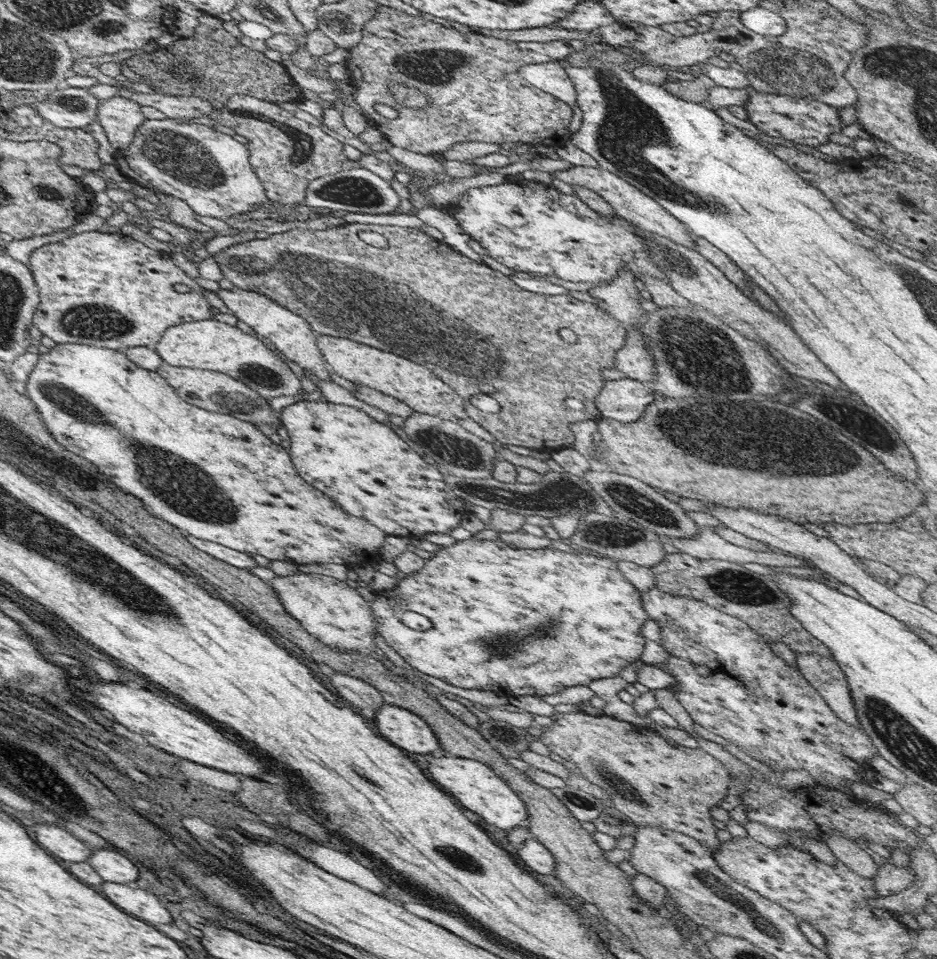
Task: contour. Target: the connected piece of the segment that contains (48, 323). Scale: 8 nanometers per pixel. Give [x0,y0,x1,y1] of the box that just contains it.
[29,232,213,351]

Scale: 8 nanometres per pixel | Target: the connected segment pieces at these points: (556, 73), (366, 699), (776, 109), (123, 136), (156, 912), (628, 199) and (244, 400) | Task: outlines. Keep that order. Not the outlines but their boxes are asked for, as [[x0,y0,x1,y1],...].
[[520,59,576,116],[330,672,386,715],[742,86,843,147],[97,94,147,149],[102,882,171,924],[552,166,696,250],[157,363,270,422]]

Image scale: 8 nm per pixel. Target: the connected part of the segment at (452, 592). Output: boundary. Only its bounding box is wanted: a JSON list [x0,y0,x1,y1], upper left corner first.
[369,535,648,696]

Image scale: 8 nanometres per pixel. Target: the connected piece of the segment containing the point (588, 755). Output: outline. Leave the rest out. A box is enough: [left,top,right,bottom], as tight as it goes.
[540,711,732,852]

